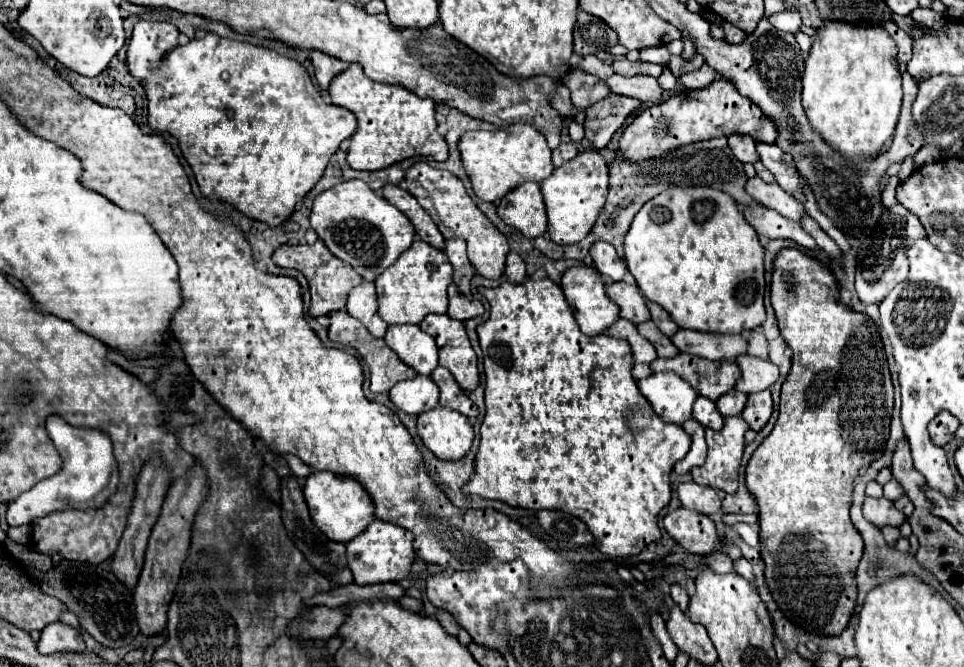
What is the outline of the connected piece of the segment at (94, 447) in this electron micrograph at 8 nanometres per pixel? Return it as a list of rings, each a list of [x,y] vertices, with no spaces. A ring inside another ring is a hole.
[[[49,415],[45,421],[49,439],[55,443],[61,455],[61,471],[39,481],[29,491],[21,493],[17,499],[9,501],[7,523],[11,527],[29,525],[35,519],[41,519],[53,511],[63,509],[95,509],[103,507],[107,499],[117,491],[119,485],[119,467],[113,455],[111,437],[103,431],[93,431],[85,427],[73,427],[65,423],[61,415]]]

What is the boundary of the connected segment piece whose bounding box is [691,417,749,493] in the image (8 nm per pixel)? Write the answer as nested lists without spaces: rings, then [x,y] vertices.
[[[727,417],[721,431],[707,429],[709,455],[701,467],[693,467],[693,481],[725,493],[737,491],[737,471],[743,457],[743,433],[749,425],[741,417]]]

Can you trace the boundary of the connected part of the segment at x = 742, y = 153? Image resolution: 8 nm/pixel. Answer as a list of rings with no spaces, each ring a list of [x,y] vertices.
[[[735,133],[728,138],[728,145],[731,147],[733,155],[741,163],[755,163],[755,161],[759,161],[757,149],[755,149],[755,141],[749,139],[749,135]]]

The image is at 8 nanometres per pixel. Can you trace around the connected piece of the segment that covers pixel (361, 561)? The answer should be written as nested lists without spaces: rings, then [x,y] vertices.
[[[373,519],[369,527],[357,537],[353,537],[349,543],[345,543],[345,547],[347,547],[347,563],[349,569],[353,571],[353,579],[357,585],[389,583],[389,581],[405,579],[415,559],[413,535],[399,525],[379,521],[379,519]]]

